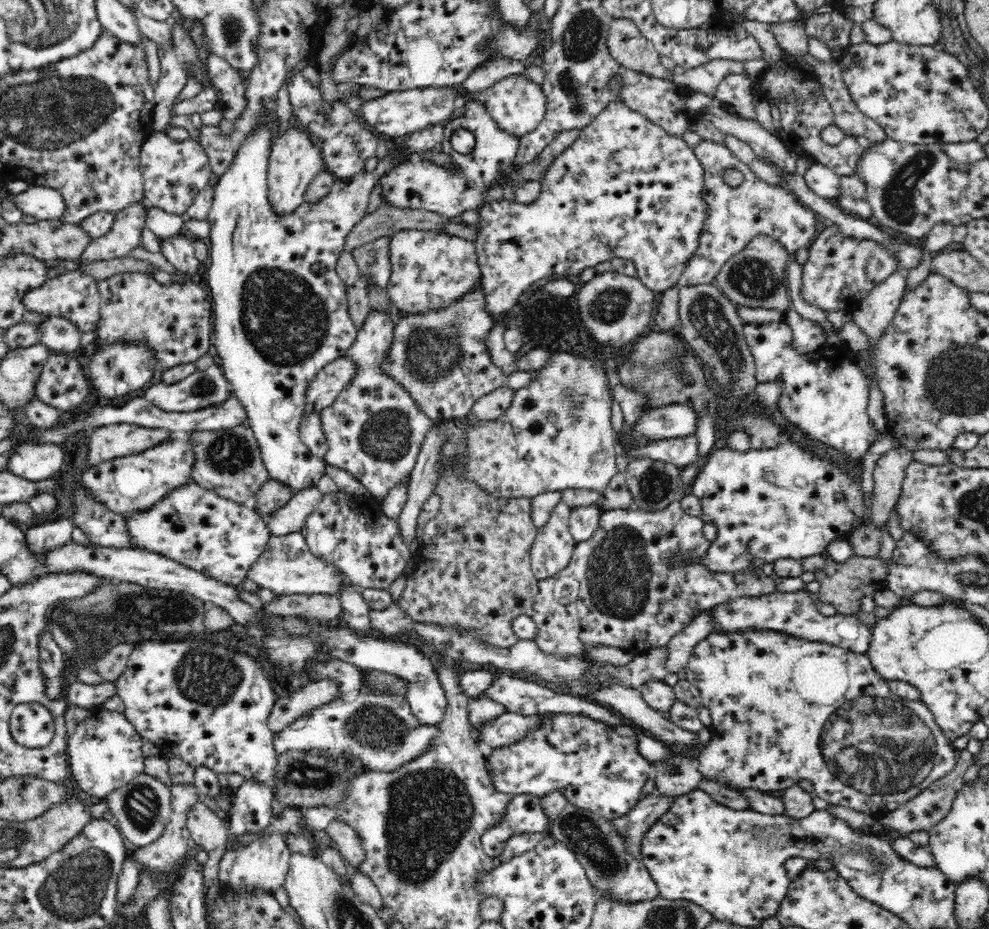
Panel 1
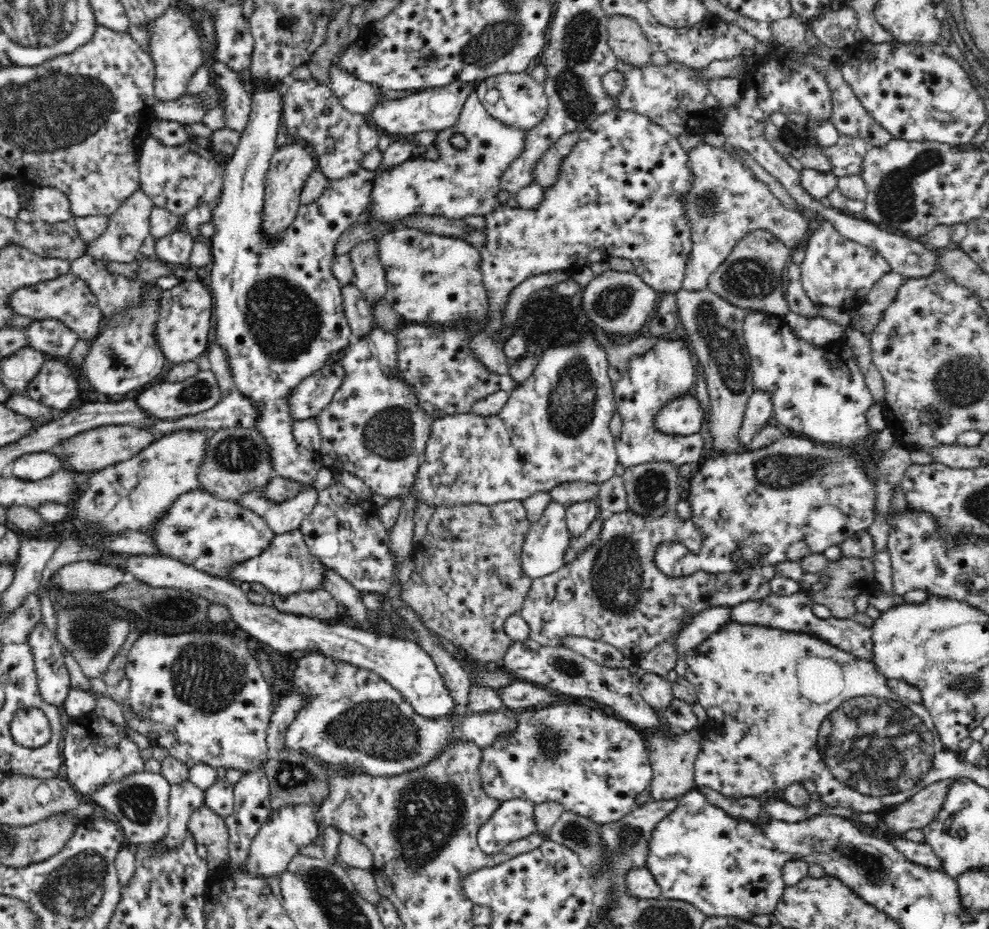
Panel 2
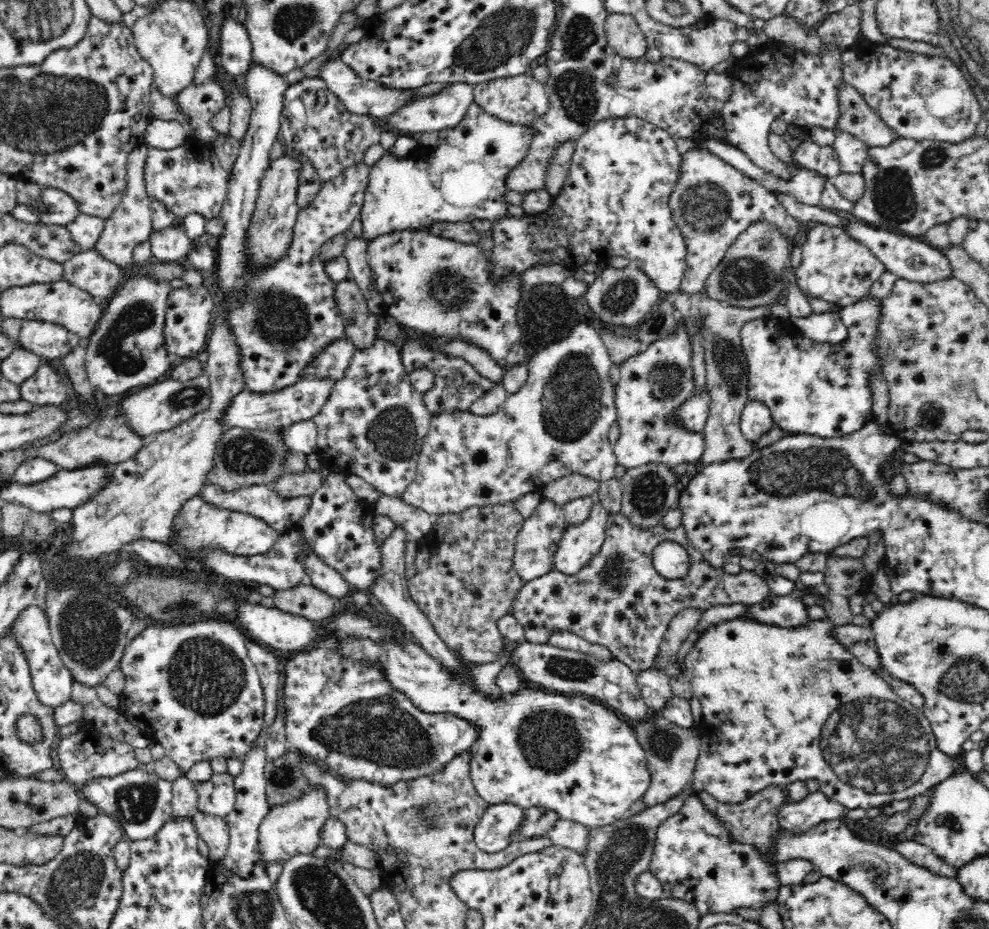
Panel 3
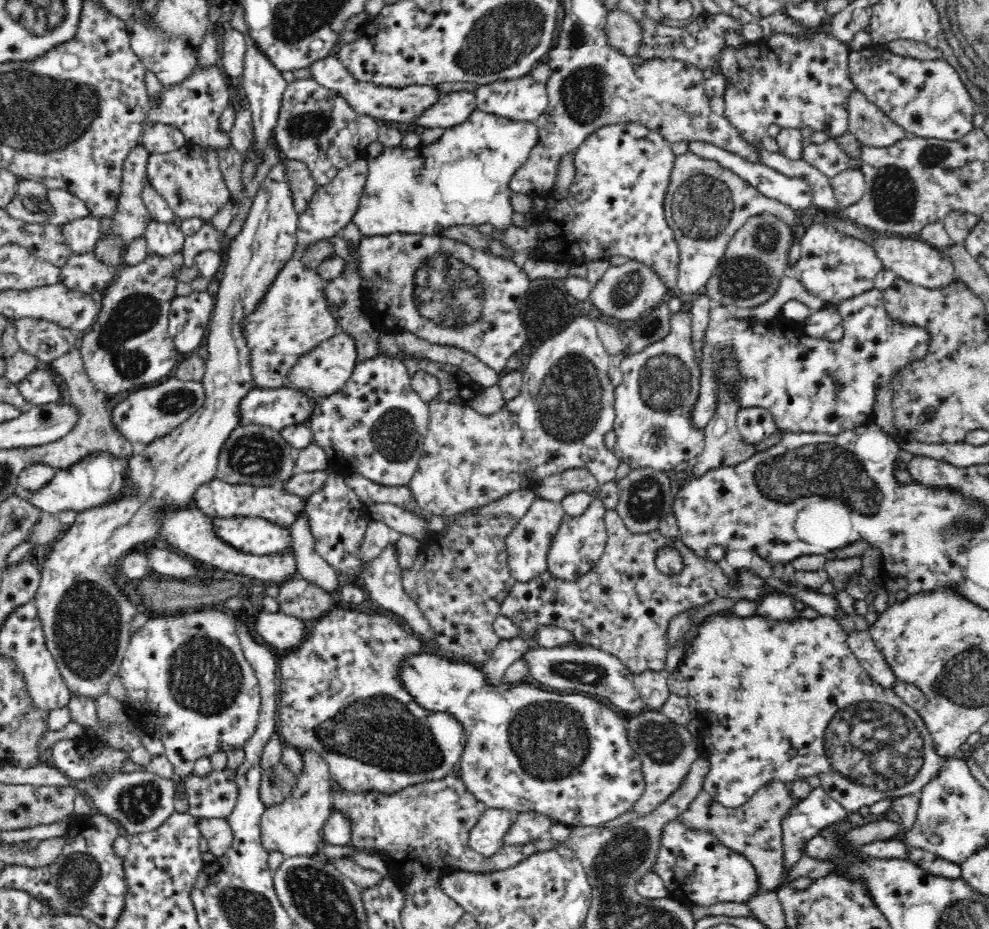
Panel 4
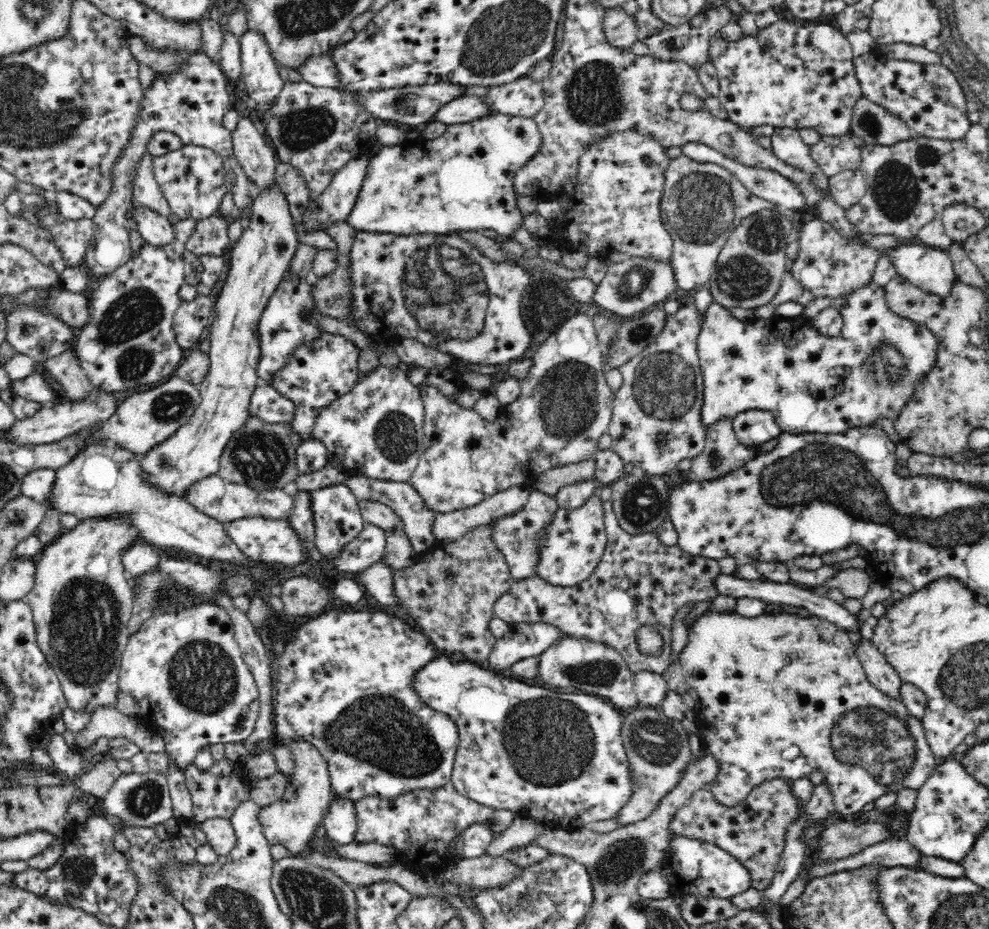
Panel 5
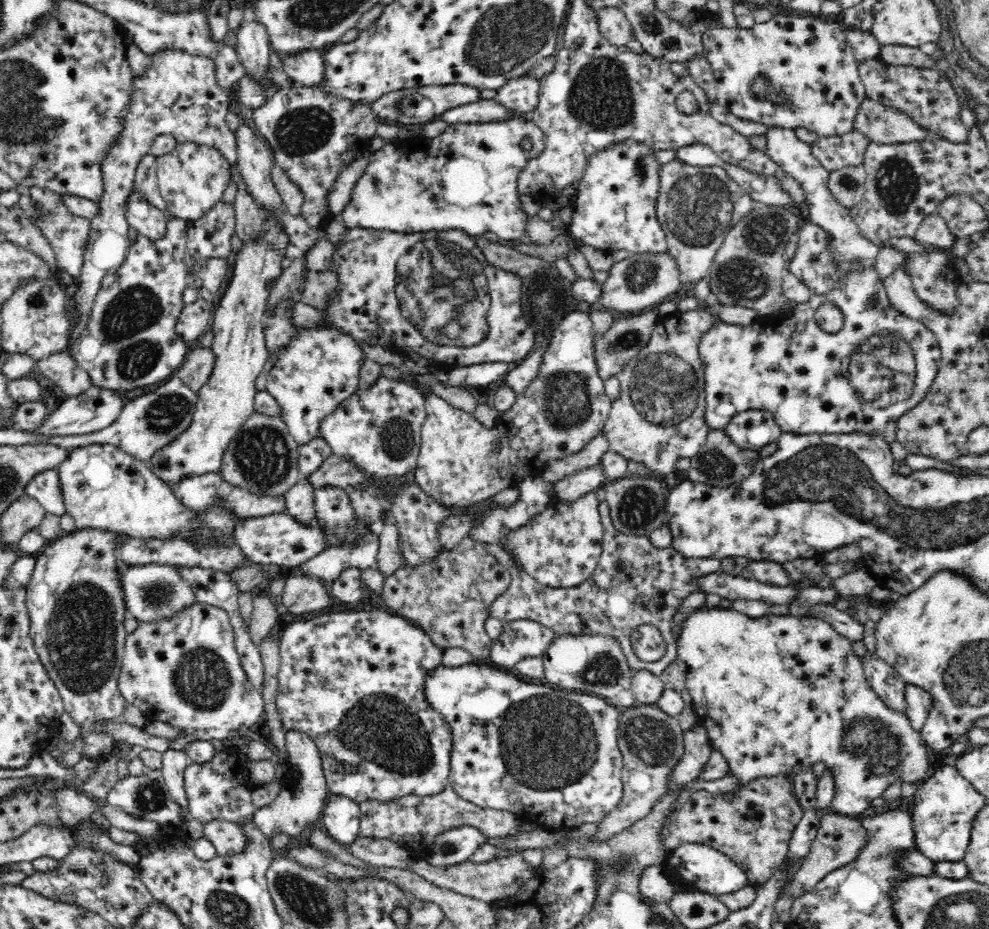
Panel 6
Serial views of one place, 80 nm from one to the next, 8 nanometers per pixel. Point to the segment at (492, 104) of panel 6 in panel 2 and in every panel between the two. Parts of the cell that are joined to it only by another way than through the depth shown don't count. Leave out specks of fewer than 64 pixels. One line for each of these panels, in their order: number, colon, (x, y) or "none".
2: (439, 108)
3: (442, 111)
4: (451, 109)
5: (469, 107)

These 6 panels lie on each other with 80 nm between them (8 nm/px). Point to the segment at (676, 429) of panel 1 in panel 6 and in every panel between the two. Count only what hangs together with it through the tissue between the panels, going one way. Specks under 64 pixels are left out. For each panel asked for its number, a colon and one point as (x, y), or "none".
2: (683, 416)
3: (693, 414)
4: (810, 385)
5: (811, 383)
6: (879, 365)

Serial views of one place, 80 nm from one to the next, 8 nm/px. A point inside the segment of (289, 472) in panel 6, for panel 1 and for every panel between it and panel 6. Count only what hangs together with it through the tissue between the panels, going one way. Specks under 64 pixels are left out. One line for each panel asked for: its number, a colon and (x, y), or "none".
1: (228, 462)
2: (238, 460)
3: (243, 457)
4: (256, 455)
5: (262, 455)

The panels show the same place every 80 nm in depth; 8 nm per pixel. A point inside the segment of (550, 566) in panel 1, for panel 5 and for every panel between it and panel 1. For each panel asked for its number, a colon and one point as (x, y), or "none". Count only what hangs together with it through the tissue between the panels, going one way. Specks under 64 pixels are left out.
2: (544, 544)
3: (534, 546)
4: (527, 543)
5: (515, 535)

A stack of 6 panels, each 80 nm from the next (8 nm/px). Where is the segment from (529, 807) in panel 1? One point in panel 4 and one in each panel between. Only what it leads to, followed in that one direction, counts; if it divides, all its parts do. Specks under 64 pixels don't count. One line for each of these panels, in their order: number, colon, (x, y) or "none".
2: (513, 819)
3: (498, 828)
4: (486, 838)

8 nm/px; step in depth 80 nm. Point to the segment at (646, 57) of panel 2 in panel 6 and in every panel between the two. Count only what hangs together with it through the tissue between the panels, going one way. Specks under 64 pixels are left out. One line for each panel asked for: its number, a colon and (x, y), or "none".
3: (624, 35)
4: (623, 32)
5: (620, 29)
6: (613, 25)

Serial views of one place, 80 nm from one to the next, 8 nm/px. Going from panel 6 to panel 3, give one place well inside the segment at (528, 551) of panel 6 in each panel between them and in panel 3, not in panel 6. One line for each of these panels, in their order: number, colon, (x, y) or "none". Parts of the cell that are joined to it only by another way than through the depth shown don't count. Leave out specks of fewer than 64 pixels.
3: (579, 542)
4: (579, 542)
5: (570, 547)

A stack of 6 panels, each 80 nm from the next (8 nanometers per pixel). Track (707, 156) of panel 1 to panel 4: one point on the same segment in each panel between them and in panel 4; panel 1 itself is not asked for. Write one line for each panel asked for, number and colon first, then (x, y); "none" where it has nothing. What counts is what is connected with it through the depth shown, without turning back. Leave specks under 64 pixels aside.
2: (725, 202)
3: (712, 203)
4: (706, 204)

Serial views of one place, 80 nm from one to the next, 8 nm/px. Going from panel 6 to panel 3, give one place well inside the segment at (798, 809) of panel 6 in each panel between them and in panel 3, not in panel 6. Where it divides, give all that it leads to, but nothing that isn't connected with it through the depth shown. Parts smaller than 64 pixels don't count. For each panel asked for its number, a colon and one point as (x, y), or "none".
3: (755, 822)
4: (754, 830)
5: (754, 831)

